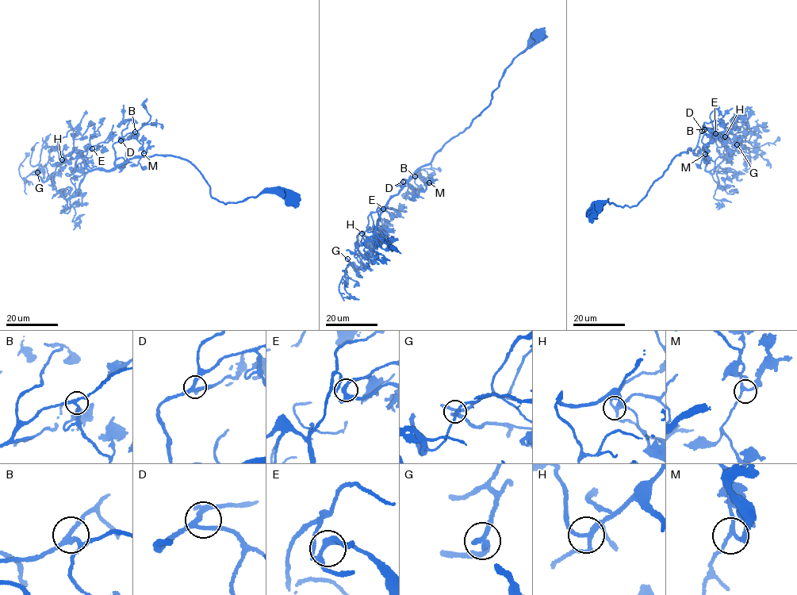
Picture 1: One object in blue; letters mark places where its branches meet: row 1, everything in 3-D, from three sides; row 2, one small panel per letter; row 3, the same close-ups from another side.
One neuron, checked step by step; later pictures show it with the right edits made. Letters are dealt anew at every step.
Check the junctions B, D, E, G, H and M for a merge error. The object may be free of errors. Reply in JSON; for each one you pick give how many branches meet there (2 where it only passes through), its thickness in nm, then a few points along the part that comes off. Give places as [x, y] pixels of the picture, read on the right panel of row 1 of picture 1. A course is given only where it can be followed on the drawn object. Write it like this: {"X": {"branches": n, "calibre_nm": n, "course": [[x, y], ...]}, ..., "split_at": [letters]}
{"split_at": []}

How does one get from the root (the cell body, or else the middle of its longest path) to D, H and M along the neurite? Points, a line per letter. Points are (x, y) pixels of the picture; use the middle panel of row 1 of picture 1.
D: (538, 35), (538, 40), (507, 67), (489, 105), (469, 127), (446, 141), (429, 163), (403, 182)
H: (538, 35), (507, 67), (489, 105), (369, 214), (362, 232)
M: (538, 35), (538, 40), (507, 67), (490, 104), (469, 127), (396, 186), (421, 176), (429, 182)

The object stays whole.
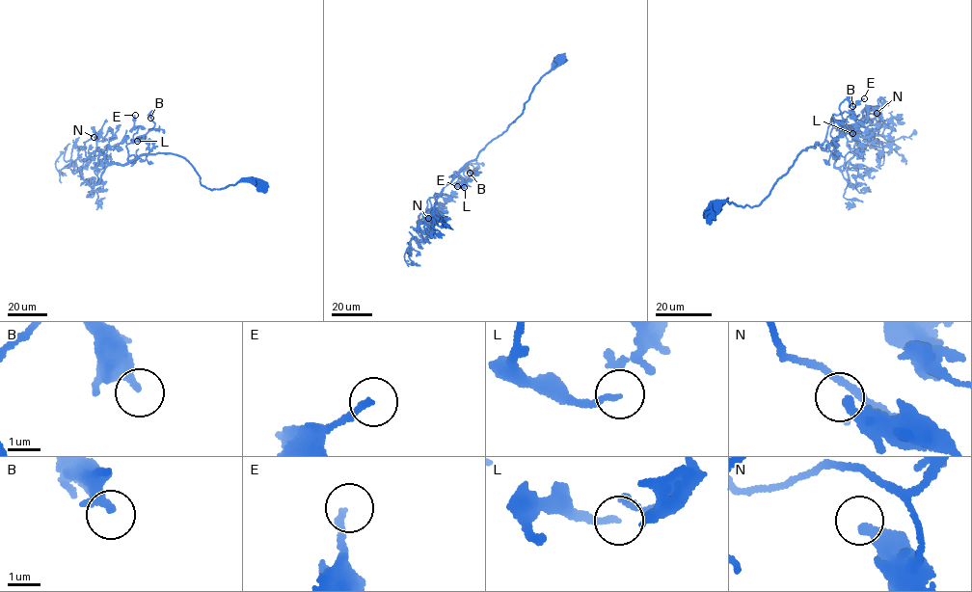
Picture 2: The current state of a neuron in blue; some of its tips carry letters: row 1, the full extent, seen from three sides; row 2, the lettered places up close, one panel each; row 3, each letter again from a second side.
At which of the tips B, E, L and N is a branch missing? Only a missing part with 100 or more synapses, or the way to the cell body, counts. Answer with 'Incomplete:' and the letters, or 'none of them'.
Incomplete: none of them

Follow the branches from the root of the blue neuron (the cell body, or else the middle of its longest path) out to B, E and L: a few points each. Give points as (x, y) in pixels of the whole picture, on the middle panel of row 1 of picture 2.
B: (560, 59), (506, 131), (449, 176), (466, 167), (472, 172), (470, 164), (470, 173)
E: (560, 59), (536, 84), (523, 113), (506, 131), (450, 175), (456, 172), (462, 177), (457, 186)
L: (560, 59), (536, 84), (523, 113), (506, 131), (450, 175), (457, 175), (457, 186), (464, 187)

